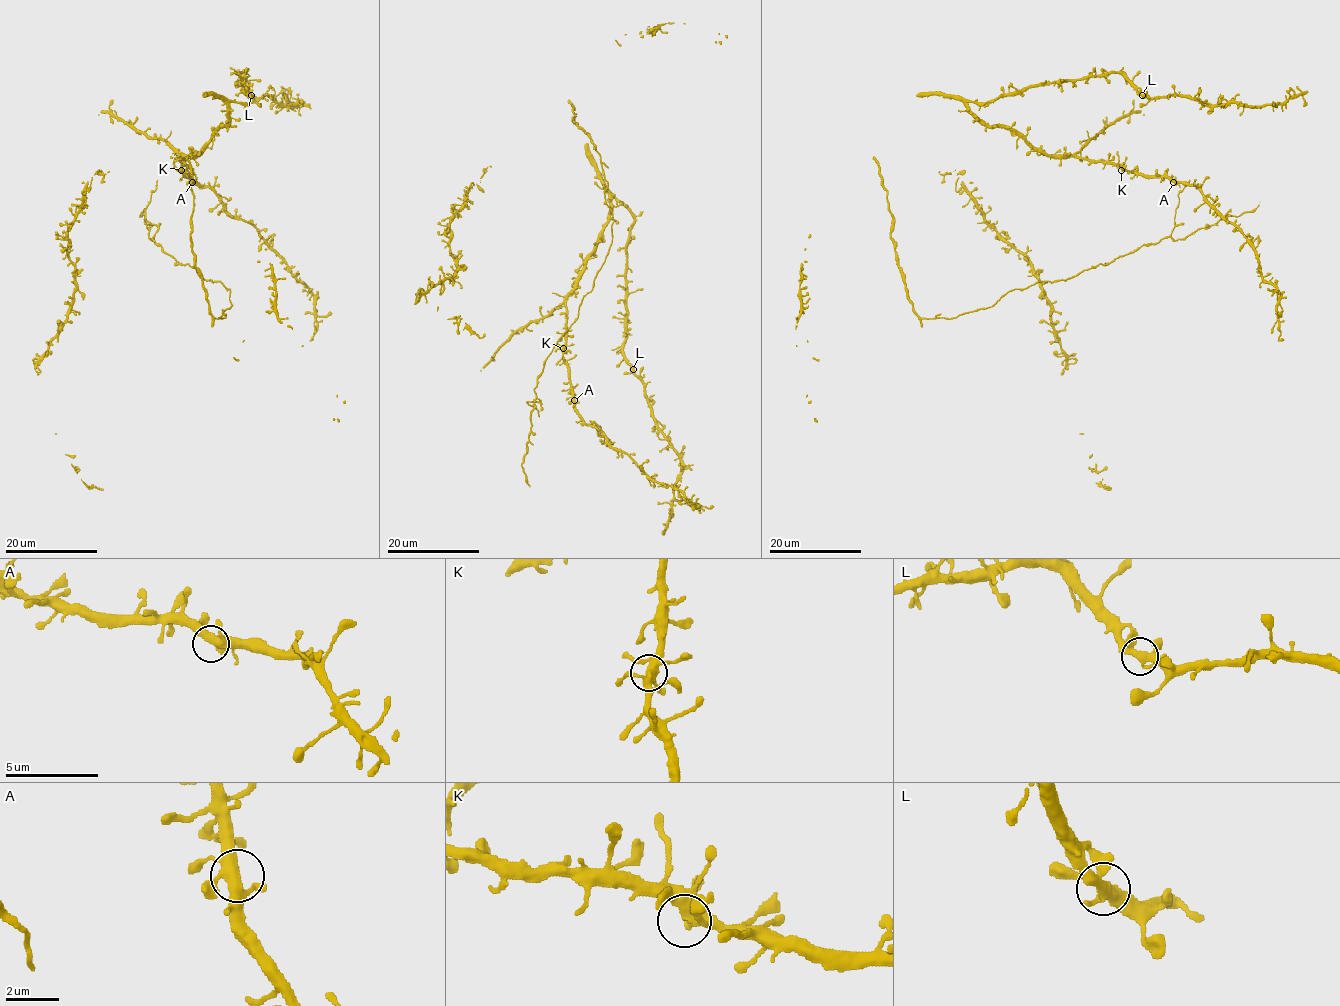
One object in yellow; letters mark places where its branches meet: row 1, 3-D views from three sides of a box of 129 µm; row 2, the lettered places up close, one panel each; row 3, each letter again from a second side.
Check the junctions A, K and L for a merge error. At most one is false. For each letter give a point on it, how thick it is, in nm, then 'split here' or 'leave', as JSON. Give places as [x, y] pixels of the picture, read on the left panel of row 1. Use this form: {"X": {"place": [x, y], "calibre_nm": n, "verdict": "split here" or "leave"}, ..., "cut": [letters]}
{"A": {"place": [192, 182], "calibre_nm": 400, "verdict": "leave"}, "K": {"place": [181, 170], "calibre_nm": 360, "verdict": "leave"}, "L": {"place": [251, 95], "calibre_nm": 340, "verdict": "leave"}, "cut": []}

